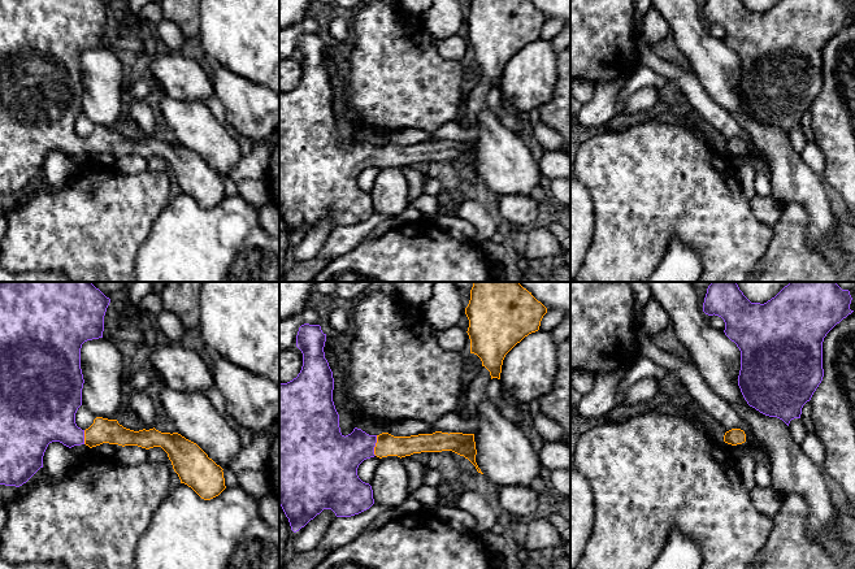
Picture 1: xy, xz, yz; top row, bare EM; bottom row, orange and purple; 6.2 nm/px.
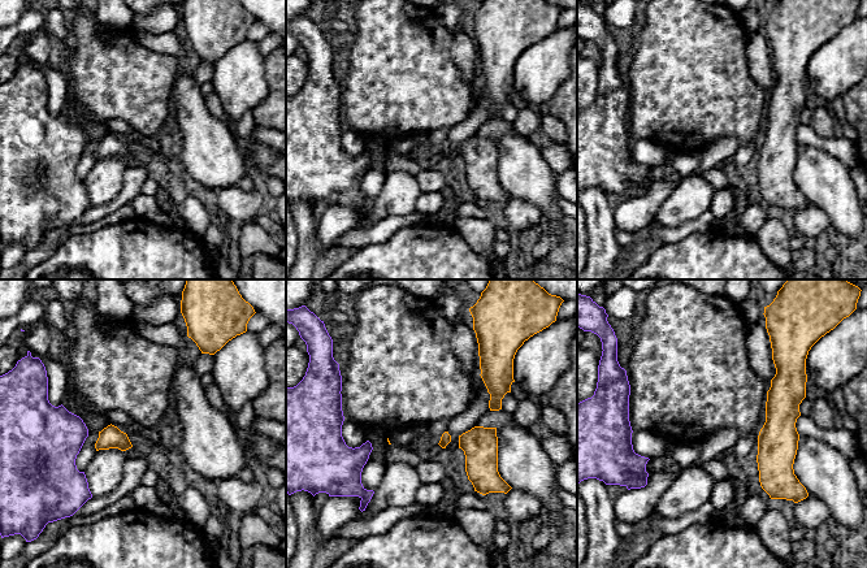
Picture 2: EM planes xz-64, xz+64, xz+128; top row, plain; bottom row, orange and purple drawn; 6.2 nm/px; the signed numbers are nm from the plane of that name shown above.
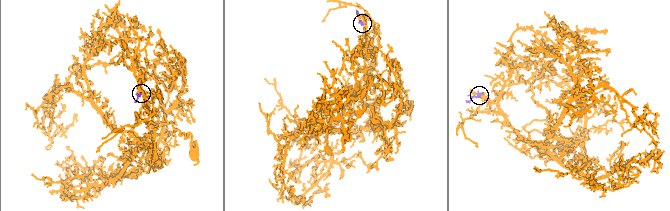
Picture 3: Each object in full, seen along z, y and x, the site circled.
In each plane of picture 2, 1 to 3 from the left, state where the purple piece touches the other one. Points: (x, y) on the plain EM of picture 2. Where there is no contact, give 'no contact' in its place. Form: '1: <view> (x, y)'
1: no contact
2: no contact
3: no contact

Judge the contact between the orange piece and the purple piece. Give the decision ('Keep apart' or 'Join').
Join

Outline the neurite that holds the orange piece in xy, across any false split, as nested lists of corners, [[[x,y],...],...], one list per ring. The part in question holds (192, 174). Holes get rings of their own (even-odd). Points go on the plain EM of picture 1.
[[[0,0],[0,194],[19,196],[40,177],[49,152],[60,151],[71,157],[86,153],[90,157],[103,152],[138,155],[146,158],[161,156],[172,170],[181,192],[191,196],[201,208],[211,209],[225,197],[223,178],[217,174],[194,151],[178,142],[159,139],[134,140],[117,129],[96,126],[94,133],[82,139],[75,133],[75,122],[82,114],[83,83],[81,57],[87,49],[103,47],[104,25],[110,8],[101,0]]]

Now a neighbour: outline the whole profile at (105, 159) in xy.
[[[103,152],[100,155],[92,156],[92,162],[101,164],[104,166],[113,166],[118,158],[118,153]]]

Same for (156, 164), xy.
[[[153,156],[147,158],[148,170],[152,171],[166,171],[168,162],[161,156]]]

